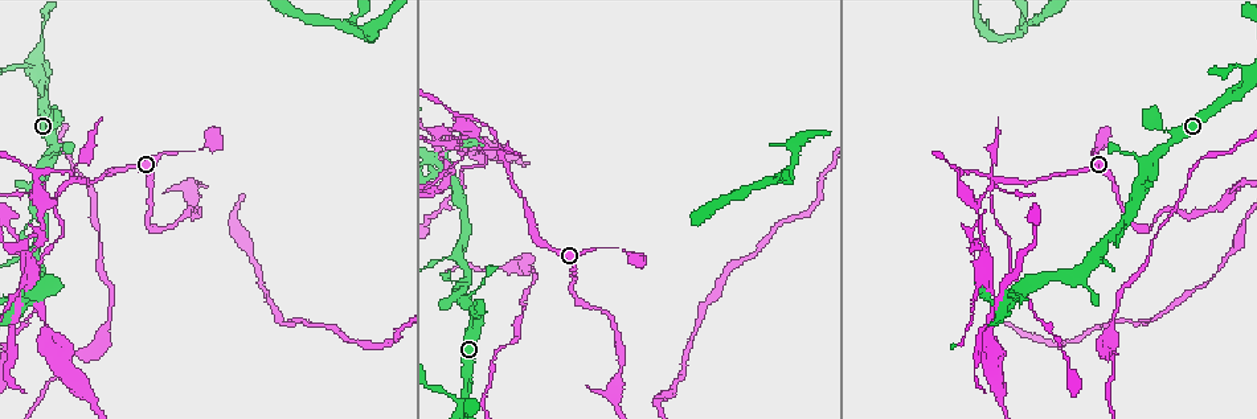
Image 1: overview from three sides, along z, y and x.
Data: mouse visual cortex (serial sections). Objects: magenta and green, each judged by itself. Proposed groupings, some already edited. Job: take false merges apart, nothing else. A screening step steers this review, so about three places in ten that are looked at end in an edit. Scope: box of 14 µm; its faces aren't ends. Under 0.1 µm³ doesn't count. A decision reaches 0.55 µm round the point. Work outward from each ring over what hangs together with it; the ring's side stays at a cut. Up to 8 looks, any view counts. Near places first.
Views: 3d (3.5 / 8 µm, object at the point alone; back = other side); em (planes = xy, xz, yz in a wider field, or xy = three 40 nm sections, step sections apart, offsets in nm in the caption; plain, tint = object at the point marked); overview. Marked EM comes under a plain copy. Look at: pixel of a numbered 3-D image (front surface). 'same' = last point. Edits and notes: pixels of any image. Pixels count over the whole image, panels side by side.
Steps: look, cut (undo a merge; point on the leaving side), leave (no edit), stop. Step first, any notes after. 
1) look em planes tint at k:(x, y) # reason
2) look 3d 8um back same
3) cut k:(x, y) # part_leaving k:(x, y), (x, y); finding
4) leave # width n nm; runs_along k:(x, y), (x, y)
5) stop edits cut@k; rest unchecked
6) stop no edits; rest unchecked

look 3d 3.5um back at 1:(610, 247) # a narrow waist

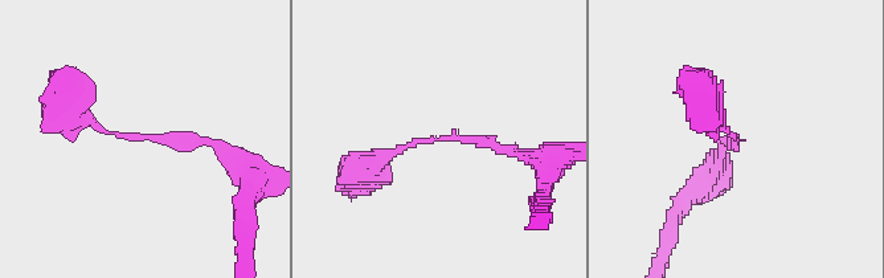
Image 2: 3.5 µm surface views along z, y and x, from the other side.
look em planes tint at 2:(441, 138) # arm_widths 150, 150 nm; shape alone is not enough

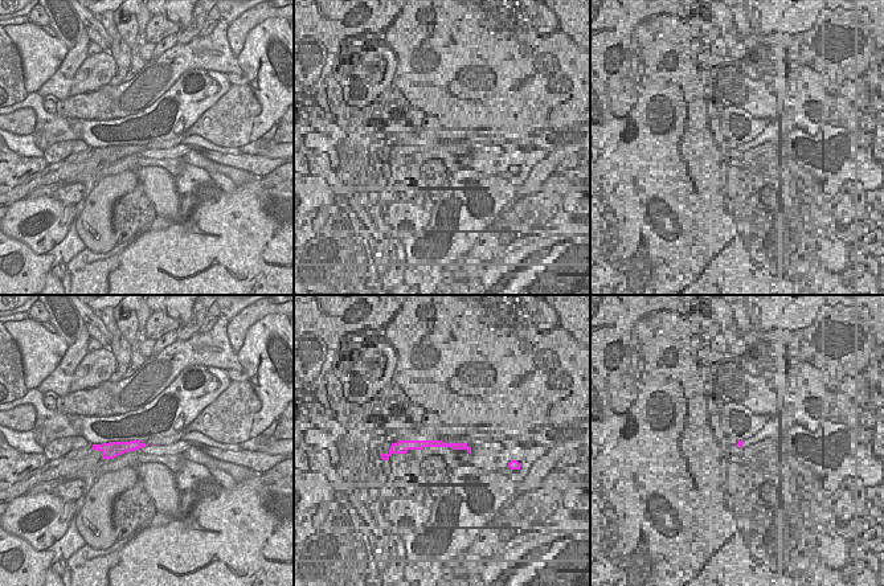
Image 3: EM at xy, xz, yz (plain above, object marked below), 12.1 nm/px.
leave # width 130 nm; runs_along 2:(224, 148), (118, 137), (74, 105); all the same cell

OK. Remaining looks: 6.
look 3d 3.5um at 1:(987, 187) # a narrow waist

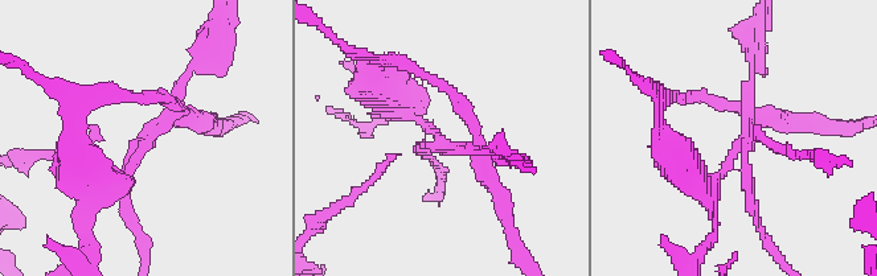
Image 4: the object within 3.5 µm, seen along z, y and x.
look em xy step 2 tint at 4:(142, 145) # shape alone is not enough

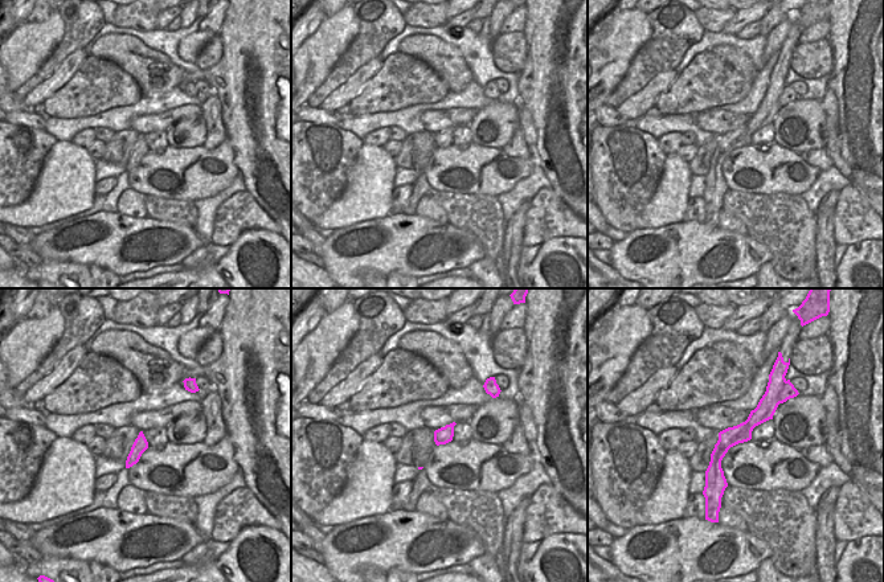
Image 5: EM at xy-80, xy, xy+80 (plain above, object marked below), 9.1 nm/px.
cut 4:(136, 144) # width 150 nm; border 5:(782, 389), (780, 402); a second cell is stuck on

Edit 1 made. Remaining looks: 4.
look 3d 3.5um at 1:(460, 257) # three arms meet

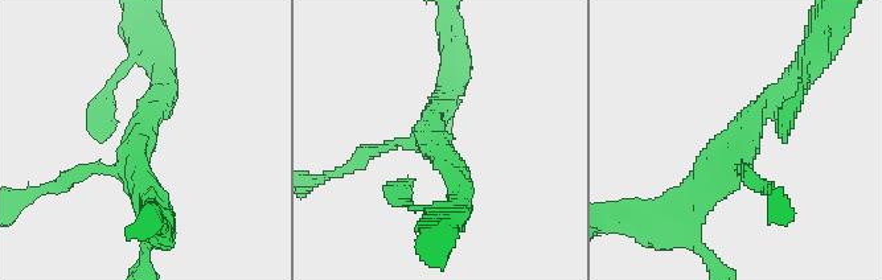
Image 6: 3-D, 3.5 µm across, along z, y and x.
look em planes tint at 6:(133, 164) # arms 3; arm_widths 150, 250, 350 nm; need the tissue

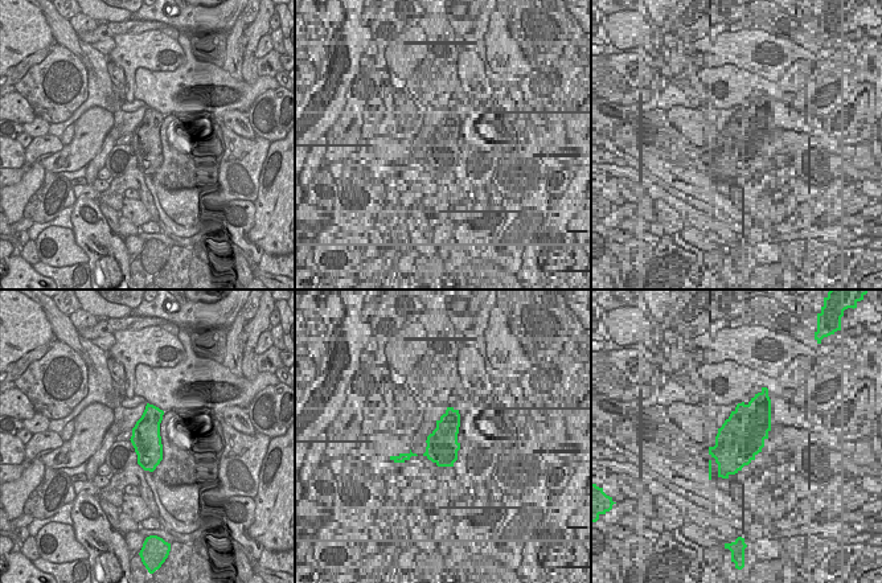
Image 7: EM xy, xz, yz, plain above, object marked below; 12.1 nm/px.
leave # runs_along 6:(779, 93), (729, 169), (671, 214); all the same cell

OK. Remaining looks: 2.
stop edits cut@4; rest unchecked

